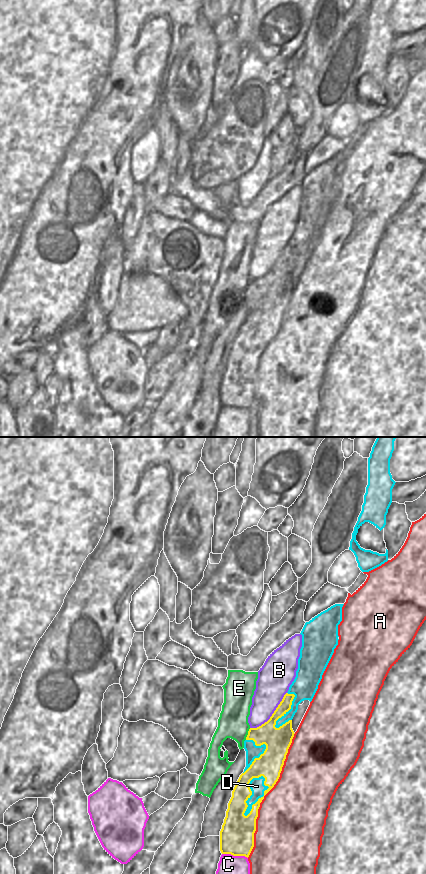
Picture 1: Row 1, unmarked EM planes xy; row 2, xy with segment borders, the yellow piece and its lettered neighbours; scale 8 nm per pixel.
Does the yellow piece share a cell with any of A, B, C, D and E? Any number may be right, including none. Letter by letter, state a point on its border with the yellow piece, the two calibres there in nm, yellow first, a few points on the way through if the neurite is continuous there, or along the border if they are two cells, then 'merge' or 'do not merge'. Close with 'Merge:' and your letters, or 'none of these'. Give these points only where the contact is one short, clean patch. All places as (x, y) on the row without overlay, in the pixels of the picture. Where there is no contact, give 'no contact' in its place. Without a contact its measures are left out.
A: meets yellow in xy at (265, 346); 200 nm thick on the yellow side, 480 nm on the other; do not merge
B: meets yellow in xy at (272, 267); 200 nm thick on the yellow side, 260 nm on the other; do not merge
C: meets yellow in xy at (235, 407); 280 nm thick on the yellow side, 280 nm on the other; do not merge
D: meets yellow in xy at (263, 348); 200 nm thick on the yellow side, 120 nm on the other; do not merge
E: meets yellow in xy at (248, 286); 200 nm thick on the yellow side, 240 nm on the other; do not merge
Merge: none of these

